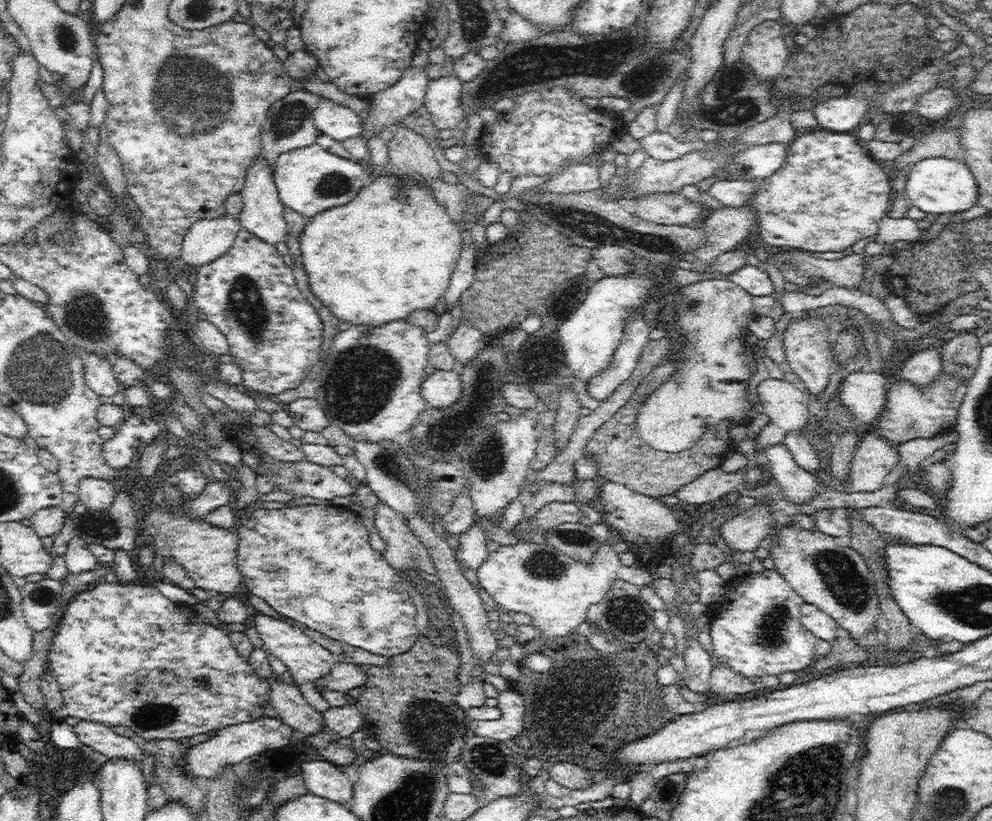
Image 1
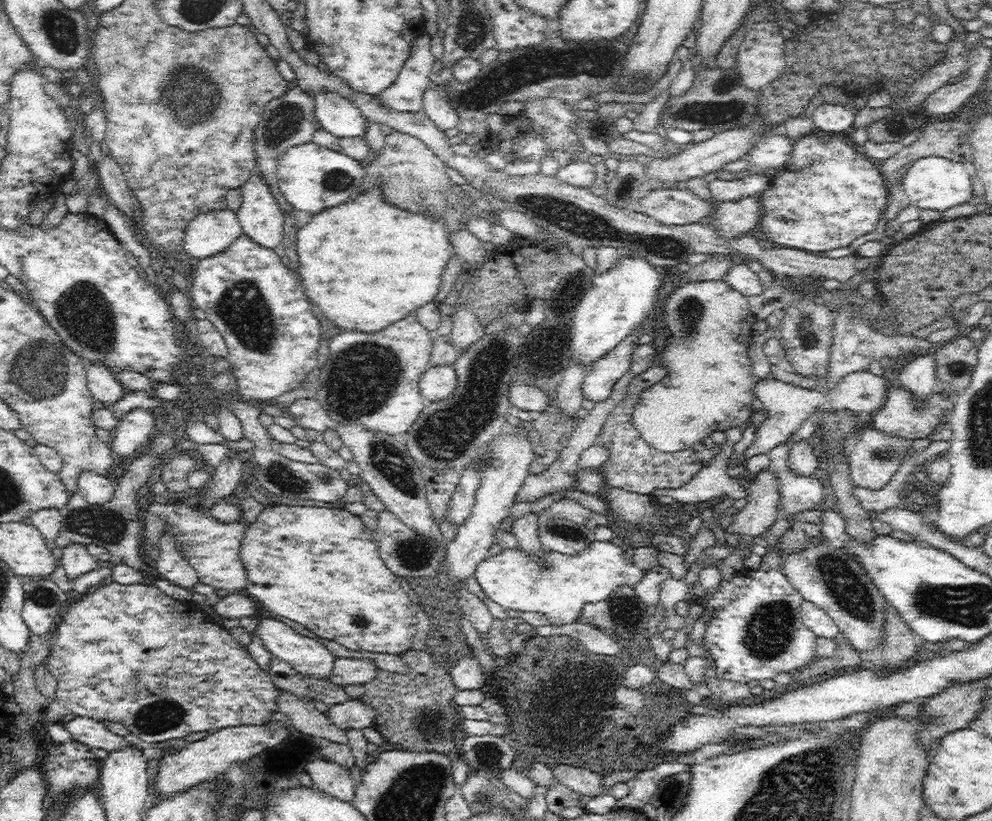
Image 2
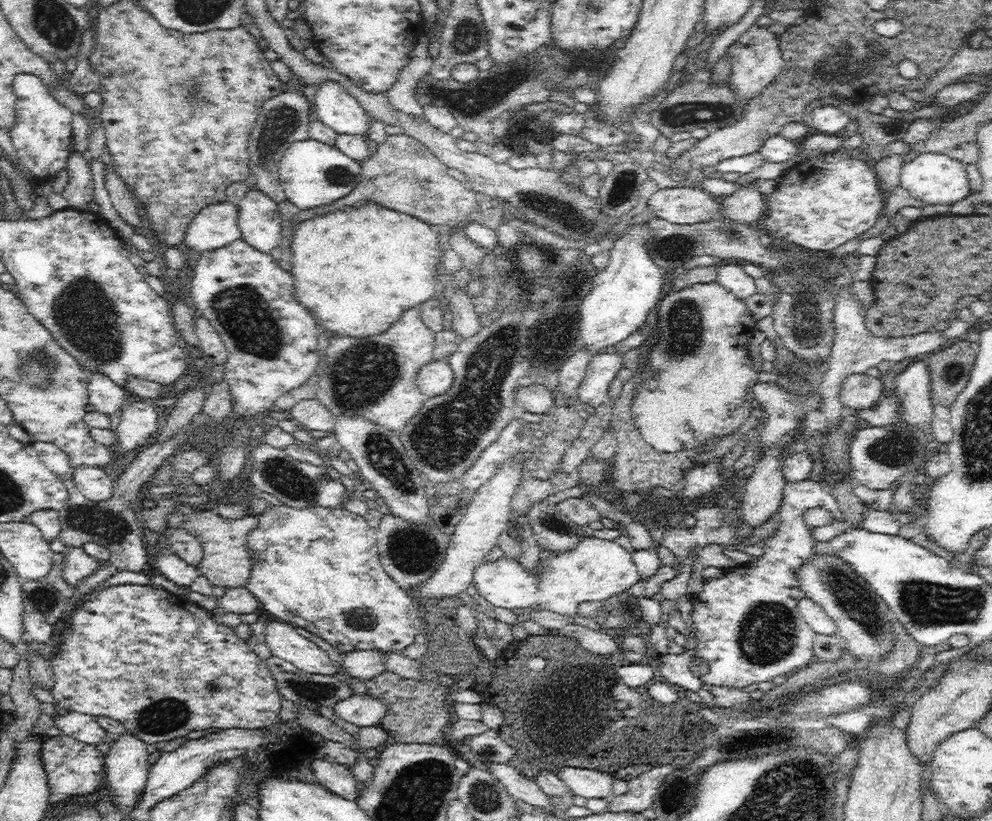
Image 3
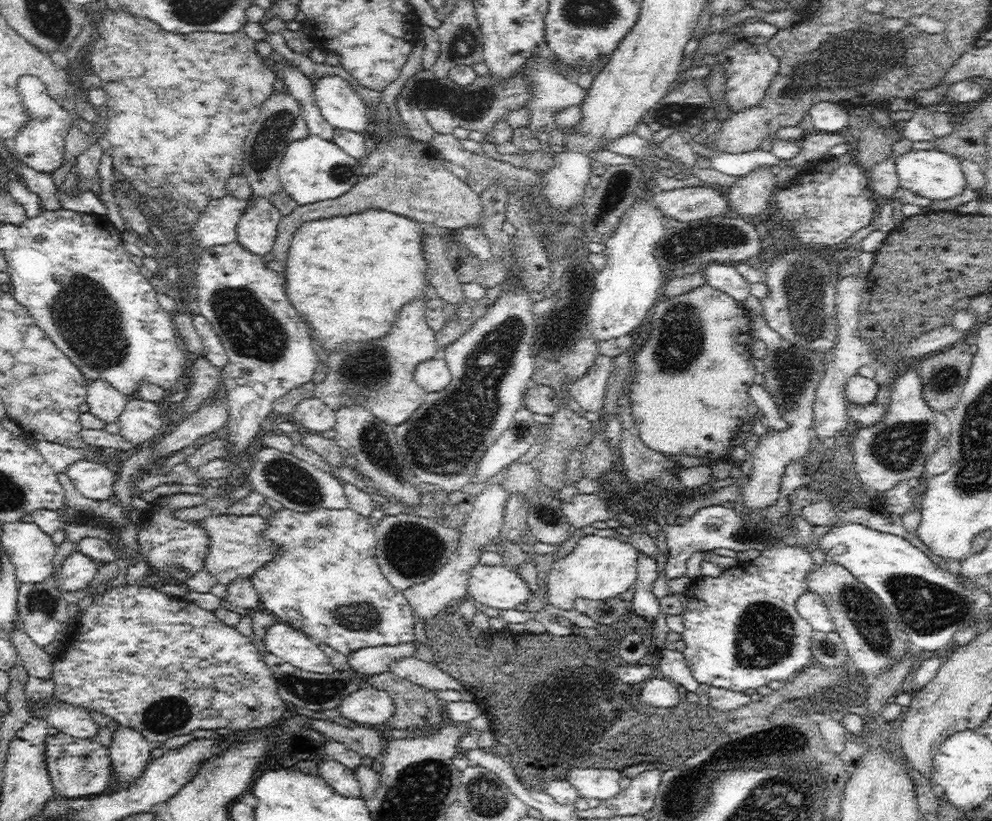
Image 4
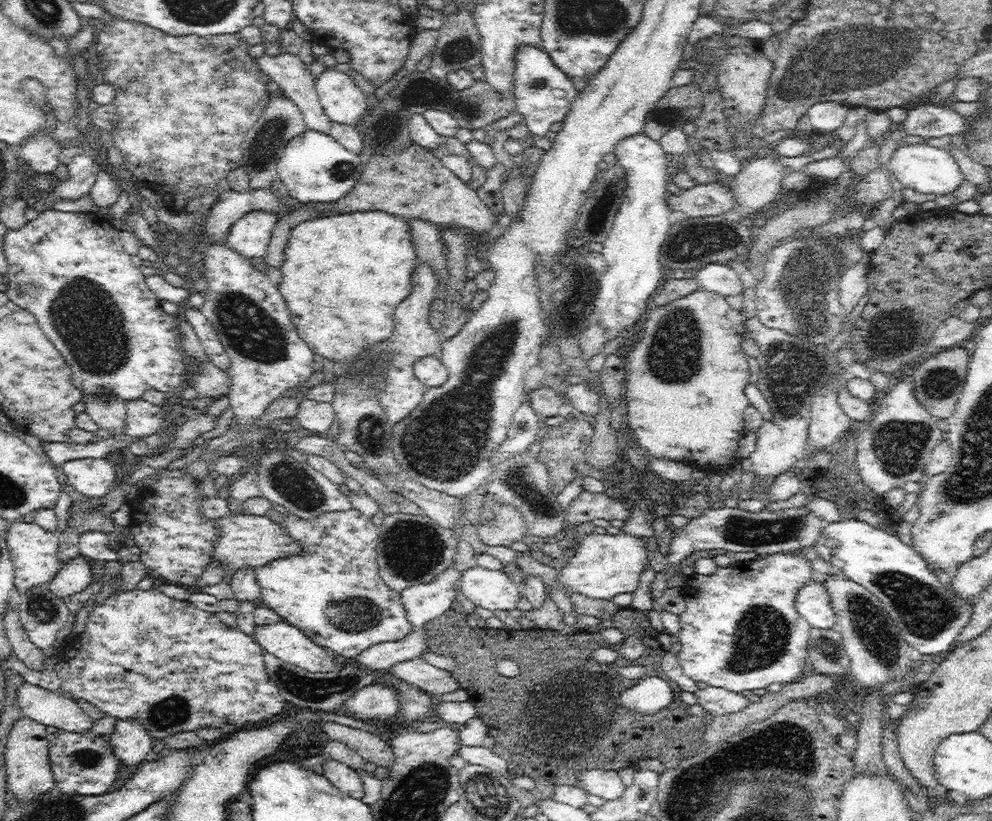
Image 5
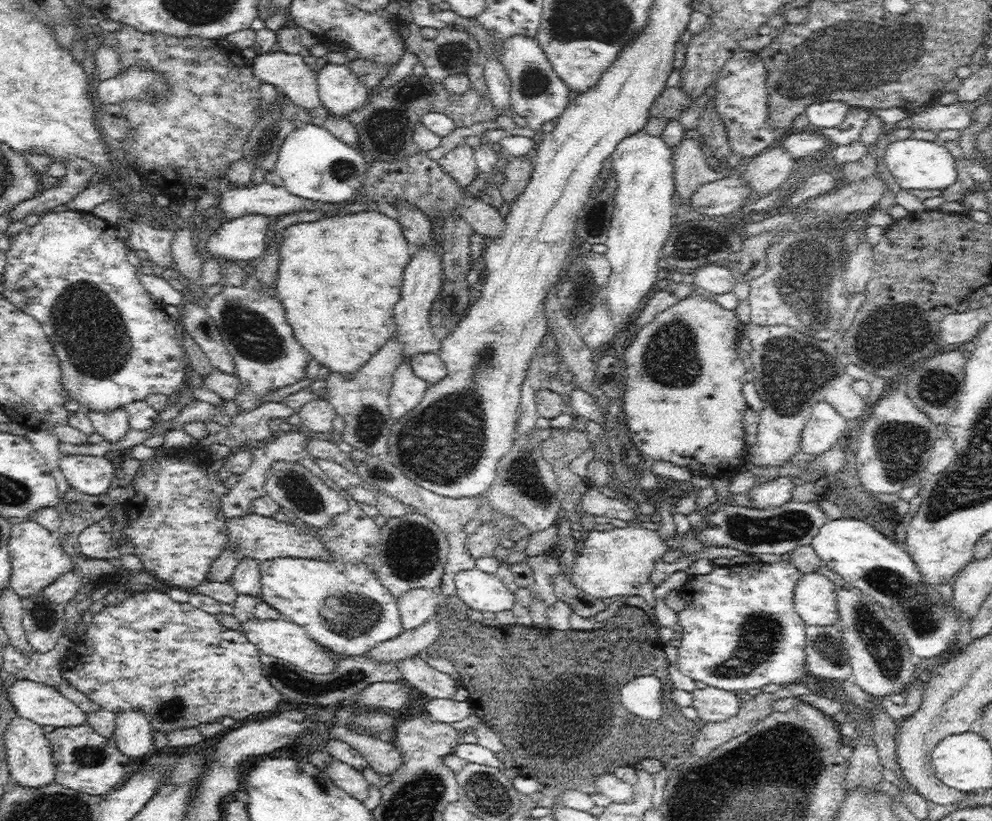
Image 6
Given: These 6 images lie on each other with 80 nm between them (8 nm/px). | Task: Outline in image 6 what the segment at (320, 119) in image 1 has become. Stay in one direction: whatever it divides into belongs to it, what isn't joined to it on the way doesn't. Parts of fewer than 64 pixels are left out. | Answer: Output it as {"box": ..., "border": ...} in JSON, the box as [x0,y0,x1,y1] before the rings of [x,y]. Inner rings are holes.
{"box":[317,62,371,119],"border":[[[329,62],[317,74],[317,91],[330,114],[344,119],[350,111],[360,110],[371,94],[354,70]]]}

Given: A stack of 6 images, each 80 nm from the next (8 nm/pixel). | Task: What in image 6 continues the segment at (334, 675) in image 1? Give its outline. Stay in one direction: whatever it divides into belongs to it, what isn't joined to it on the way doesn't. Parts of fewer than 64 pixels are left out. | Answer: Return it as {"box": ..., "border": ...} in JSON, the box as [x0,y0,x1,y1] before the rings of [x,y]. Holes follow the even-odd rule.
{"box":[367,616,442,662],"border":[[[432,616],[416,628],[402,631],[396,638],[380,642],[371,648],[367,656],[378,662],[397,662],[417,656],[426,651],[440,634],[442,626],[439,620]]]}

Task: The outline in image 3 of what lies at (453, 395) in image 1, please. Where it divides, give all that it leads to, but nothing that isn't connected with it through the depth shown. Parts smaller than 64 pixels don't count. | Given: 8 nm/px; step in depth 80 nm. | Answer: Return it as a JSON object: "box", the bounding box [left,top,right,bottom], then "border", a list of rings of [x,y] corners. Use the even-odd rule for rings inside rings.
{"box":[415,360,453,398],"border":[[[436,360],[420,368],[415,381],[427,398],[438,396],[452,386],[453,372],[446,361]]]}

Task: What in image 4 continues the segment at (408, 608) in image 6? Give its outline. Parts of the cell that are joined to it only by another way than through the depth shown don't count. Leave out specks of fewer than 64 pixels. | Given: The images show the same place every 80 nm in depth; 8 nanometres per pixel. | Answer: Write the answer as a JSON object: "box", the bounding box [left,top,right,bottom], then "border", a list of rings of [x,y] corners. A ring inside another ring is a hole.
{"box":[402,483,509,627],"border":[[[493,483],[483,488],[475,496],[472,510],[466,517],[466,522],[459,529],[459,543],[455,553],[452,553],[448,564],[440,568],[436,574],[433,574],[423,583],[413,584],[410,588],[402,590],[404,597],[414,609],[414,617],[418,622],[418,627],[424,620],[432,618],[438,614],[444,607],[447,607],[454,599],[461,599],[466,595],[468,588],[468,576],[471,569],[480,563],[482,556],[482,546],[490,546],[494,543],[494,538],[500,532],[504,524],[504,506],[509,500],[508,491],[502,487],[502,484]]]}

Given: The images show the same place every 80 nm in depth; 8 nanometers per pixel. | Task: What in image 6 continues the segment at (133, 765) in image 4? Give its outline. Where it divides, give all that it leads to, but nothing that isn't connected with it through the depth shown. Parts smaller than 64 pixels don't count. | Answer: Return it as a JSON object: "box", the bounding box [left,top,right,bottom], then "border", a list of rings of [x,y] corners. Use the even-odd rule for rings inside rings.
{"box":[113,708,154,759],"border":[[[128,708],[117,713],[113,737],[122,755],[130,759],[144,757],[154,749],[153,735],[154,730],[143,712]]]}

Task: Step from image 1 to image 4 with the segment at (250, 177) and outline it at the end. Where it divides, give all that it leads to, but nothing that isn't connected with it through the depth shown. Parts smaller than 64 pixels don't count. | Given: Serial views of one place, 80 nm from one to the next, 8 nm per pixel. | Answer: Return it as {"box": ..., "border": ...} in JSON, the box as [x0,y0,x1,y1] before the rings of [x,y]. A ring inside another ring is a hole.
{"box":[236,196,283,256],"border":[[[251,196],[236,228],[236,241],[252,254],[264,256],[272,250],[276,228],[283,215],[268,197]]]}

